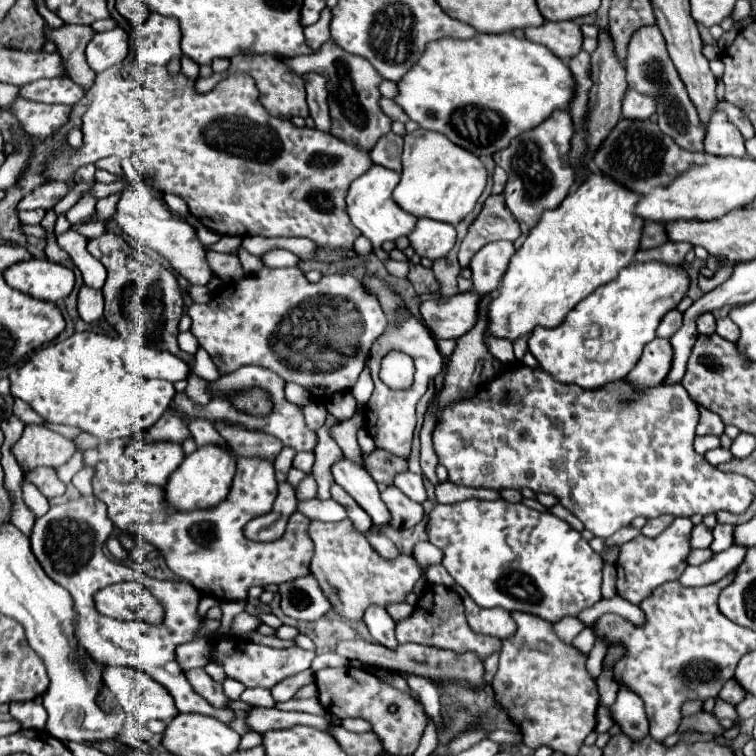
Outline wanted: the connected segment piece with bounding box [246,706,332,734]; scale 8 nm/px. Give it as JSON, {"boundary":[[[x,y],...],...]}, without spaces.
{"boundary":[[[250,708],[248,716],[246,716],[246,724],[250,726],[250,730],[254,732],[268,732],[268,730],[280,730],[280,728],[292,728],[296,724],[306,724],[306,726],[314,726],[318,730],[326,730],[328,734],[332,734],[330,722],[324,716],[314,716],[314,714],[306,714],[306,712],[284,712],[278,708]]]}

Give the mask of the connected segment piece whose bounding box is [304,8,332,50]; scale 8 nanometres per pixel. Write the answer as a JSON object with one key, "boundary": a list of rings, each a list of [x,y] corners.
{"boundary":[[[324,8],[320,12],[320,20],[312,26],[306,26],[304,28],[304,36],[306,36],[306,44],[312,48],[312,50],[318,50],[328,38],[330,38],[330,10]]]}

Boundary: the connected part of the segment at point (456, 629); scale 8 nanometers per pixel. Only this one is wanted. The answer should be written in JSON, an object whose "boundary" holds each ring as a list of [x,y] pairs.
{"boundary":[[[426,584],[414,606],[414,612],[408,618],[396,622],[396,640],[398,644],[416,642],[442,650],[474,652],[480,660],[486,660],[490,654],[500,650],[500,640],[494,640],[494,636],[478,636],[474,634],[472,628],[468,628],[462,608],[462,598],[452,588],[438,584]]]}

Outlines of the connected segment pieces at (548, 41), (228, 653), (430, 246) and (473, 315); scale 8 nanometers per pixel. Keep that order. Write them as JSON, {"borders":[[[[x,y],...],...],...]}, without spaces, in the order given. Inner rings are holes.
{"borders":[[[[544,22],[538,28],[526,28],[524,36],[536,44],[546,46],[560,60],[576,56],[582,48],[582,32],[576,22]]],[[[232,638],[230,640],[218,640],[216,646],[214,646],[214,652],[212,652],[212,662],[218,662],[226,676],[242,682],[246,688],[272,688],[274,684],[282,682],[284,678],[290,678],[302,670],[308,670],[312,660],[314,660],[314,652],[310,650],[302,650],[298,646],[290,646],[290,648],[268,648],[268,646],[260,646],[260,644],[254,644],[254,642],[248,642],[248,640],[242,640],[242,638]]],[[[420,218],[414,232],[410,232],[408,240],[418,256],[436,260],[440,256],[446,256],[452,250],[456,242],[456,230],[454,226],[444,222]]],[[[458,292],[450,298],[432,298],[420,304],[420,316],[438,338],[460,338],[478,320],[478,292]]]]}

